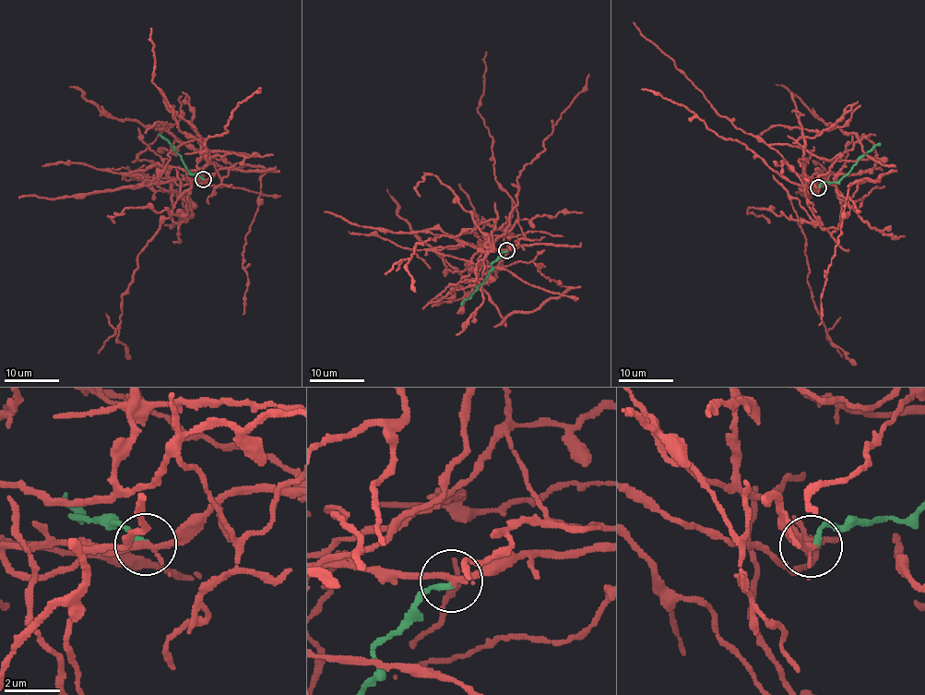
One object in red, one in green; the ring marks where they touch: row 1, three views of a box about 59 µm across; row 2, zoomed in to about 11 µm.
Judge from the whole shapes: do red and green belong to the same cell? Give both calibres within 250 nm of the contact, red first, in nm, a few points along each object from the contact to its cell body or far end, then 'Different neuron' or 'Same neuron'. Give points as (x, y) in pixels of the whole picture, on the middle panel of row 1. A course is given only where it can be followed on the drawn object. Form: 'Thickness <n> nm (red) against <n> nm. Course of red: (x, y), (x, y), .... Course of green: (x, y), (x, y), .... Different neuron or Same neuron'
Thickness 220 nm (red) against 200 nm. Course of red: (507, 251), (480, 247), (439, 300), (474, 286), (503, 320), (534, 312), (567, 288), (534, 263). Course of green: (507, 251), (491, 264), (484, 281), (460, 304). Different neuron

